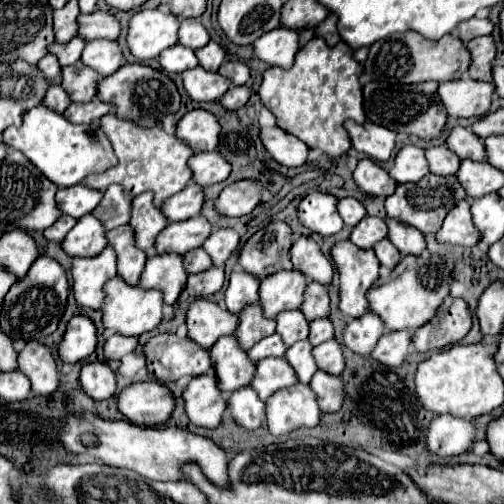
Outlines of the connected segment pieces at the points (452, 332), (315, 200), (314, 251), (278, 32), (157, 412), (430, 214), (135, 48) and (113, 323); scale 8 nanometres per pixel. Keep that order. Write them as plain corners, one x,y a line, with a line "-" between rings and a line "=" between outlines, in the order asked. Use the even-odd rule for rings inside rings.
449,298
439,306
437,316
433,316
427,324
415,330
413,334
413,350
415,352
431,352
437,348
445,348
465,338
471,328
471,312
461,298
453,298
449,306
=
323,192
307,194
297,206
299,222
321,236
333,236
343,228
343,220
337,212
337,198
=
301,236
293,246
291,246
291,262
293,268
303,272
309,280
319,282
319,284
329,284
333,278
333,266
331,262
323,256
319,250
319,244
313,238
=
275,28
271,32
265,32
259,40
255,40
253,48
255,48
255,56
265,64
291,68
293,58
299,50
299,36
295,30
=
137,382
119,392
117,408
133,424
157,426
169,420
175,402
167,386
159,382
=
427,174
421,182
399,184
397,190
385,200
385,210
387,210
387,218
395,218
403,224
415,226
423,234
429,234
441,226
445,210
449,210
449,206
453,204
455,204
455,196
453,196
453,188
449,186
449,182
445,182
443,176
=
139,10
129,20
127,46
139,60
157,58
165,48
177,44
179,18
161,10
=
119,276
111,278
103,286
103,326
123,336
141,336
153,330
163,320
163,294
159,290
145,290
141,286
129,286

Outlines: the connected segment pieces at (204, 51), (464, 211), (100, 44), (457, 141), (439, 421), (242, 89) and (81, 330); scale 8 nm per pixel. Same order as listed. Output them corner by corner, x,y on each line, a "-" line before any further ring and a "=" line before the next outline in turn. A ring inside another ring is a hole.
211,40
207,46
197,48
195,54
197,54
199,66
203,66
203,68
209,70
209,72
217,72
219,66
221,66
221,62
225,60
223,48
221,48
217,42
213,42
213,40
=
461,200
451,212
447,212
443,226
435,234
437,242
453,244
453,246
475,246
479,242
479,232
471,222
469,202
=
91,40
85,44
81,62
89,68
93,68
101,78
113,74
125,64
125,58
119,50
117,42
111,40
=
455,126
451,130
451,134
447,136
447,148
451,152
455,152
461,160
465,160
465,158
475,160
475,162
483,162
485,160
483,140
477,134
473,134
471,128
=
433,416
427,432
427,452
435,456
457,456
471,448
475,426
455,416
=
231,86
229,92
225,92
219,102
227,110
239,110
241,106
247,104
247,100
249,100
249,88
247,86
=
73,316
59,344
61,362
79,362
97,348
97,330
87,316

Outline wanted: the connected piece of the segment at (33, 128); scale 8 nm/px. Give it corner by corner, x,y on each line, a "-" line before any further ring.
43,104
31,108
23,116
23,124
19,128
9,126
1,134
1,138
9,148
23,152
31,160
31,164
35,164
39,168
39,172
43,172
43,176
47,176
59,188
75,186
85,176
105,172
107,168
111,168
117,162
111,142
107,140
105,132
99,128
99,122
93,122
89,126
87,124
71,124
61,114
49,110

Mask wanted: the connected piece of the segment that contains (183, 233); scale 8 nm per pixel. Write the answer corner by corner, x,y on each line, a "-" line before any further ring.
195,216
183,222
171,222
167,230
163,230
155,240
157,254
173,252
173,254
187,254
193,248
199,248
203,240
211,234
211,224
203,216

